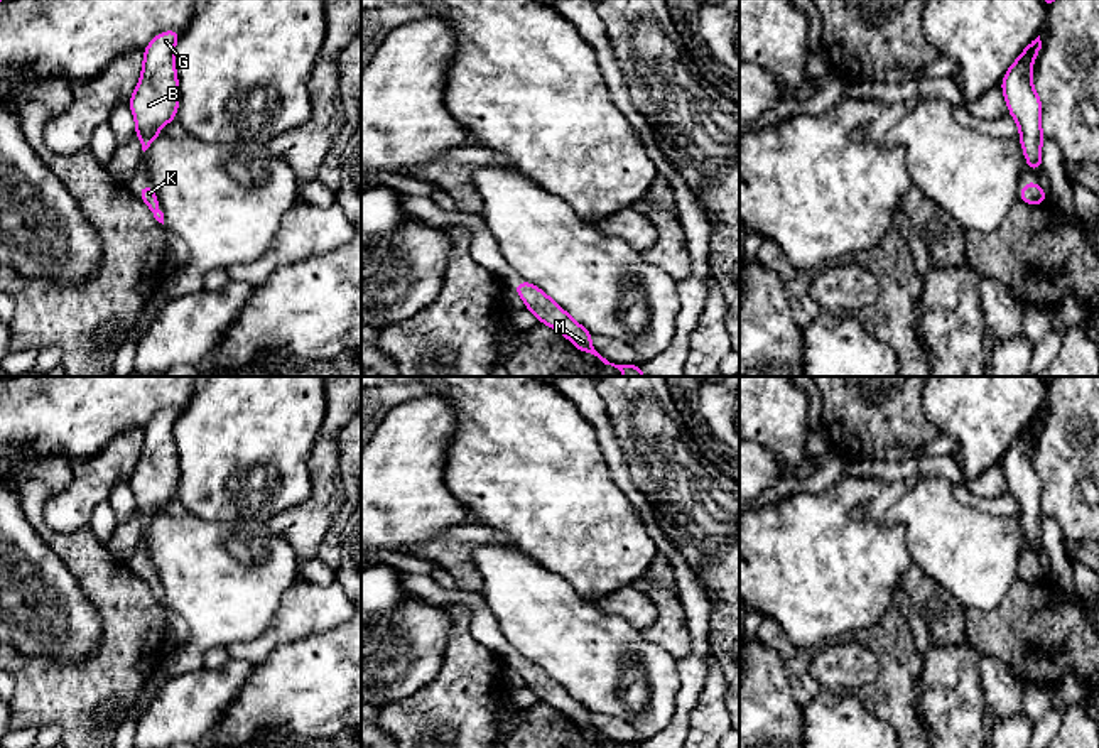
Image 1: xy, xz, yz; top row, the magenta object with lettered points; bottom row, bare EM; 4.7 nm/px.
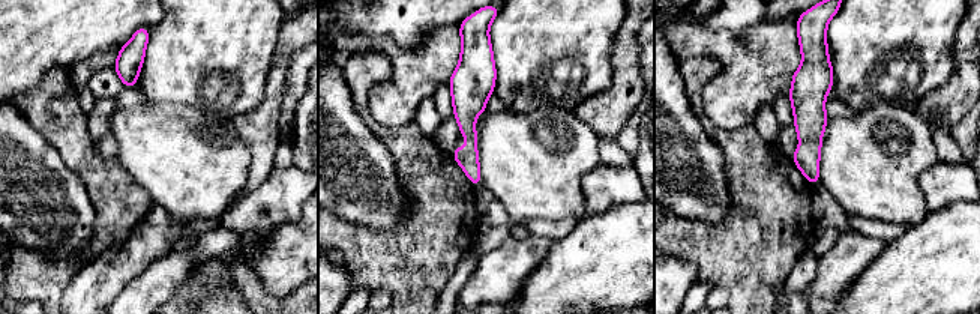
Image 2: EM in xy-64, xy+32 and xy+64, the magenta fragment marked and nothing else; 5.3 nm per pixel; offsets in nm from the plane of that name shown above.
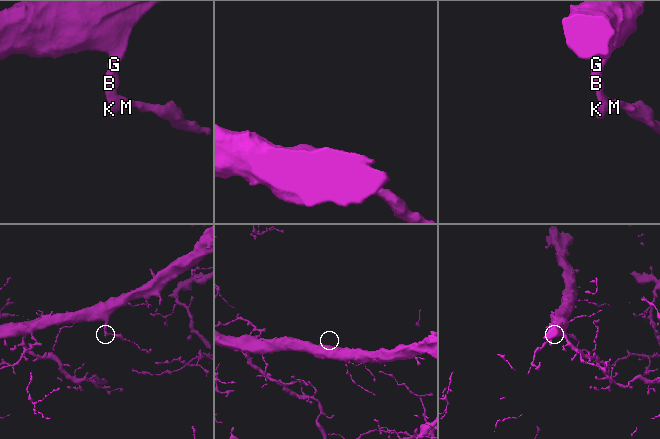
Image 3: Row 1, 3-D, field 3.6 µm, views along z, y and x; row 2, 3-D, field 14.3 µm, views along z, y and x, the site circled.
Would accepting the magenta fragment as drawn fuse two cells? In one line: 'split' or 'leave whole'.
leave whole

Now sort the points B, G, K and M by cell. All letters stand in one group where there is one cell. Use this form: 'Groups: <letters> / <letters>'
Groups: B G K M

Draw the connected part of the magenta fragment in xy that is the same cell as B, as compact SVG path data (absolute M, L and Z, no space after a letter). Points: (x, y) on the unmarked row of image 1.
M164 409L143 429L143 446L138 463L128 480L142 528L150 525L159 507L176 498L179 485L179 463L174 442L174 424L181 410Z

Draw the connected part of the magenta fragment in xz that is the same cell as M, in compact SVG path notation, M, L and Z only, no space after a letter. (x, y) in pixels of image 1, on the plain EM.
M528 659L512 665L542 702L562 711L579 729L598 734L604 743L618 748L640 748L638 743L614 743L603 736L591 721L591 711L577 702L559 682L555 682L544 669L532 664Z

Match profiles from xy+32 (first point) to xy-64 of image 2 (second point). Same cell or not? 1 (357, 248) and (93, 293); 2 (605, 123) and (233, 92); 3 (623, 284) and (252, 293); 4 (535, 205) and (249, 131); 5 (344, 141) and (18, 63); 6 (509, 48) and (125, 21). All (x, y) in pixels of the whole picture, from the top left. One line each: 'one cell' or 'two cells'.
1: two cells
2: two cells
3: two cells
4: two cells
5: two cells
6: two cells

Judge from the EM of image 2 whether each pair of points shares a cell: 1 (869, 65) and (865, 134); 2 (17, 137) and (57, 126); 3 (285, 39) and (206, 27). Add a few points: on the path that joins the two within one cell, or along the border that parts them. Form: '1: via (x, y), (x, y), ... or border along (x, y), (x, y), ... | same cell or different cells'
1: border along (901, 105), (881, 101), (859, 113) | different cells
2: border along (15, 105), (60, 158) | different cells
3: border along (287, 18), (279, 30), (273, 53) | different cells

